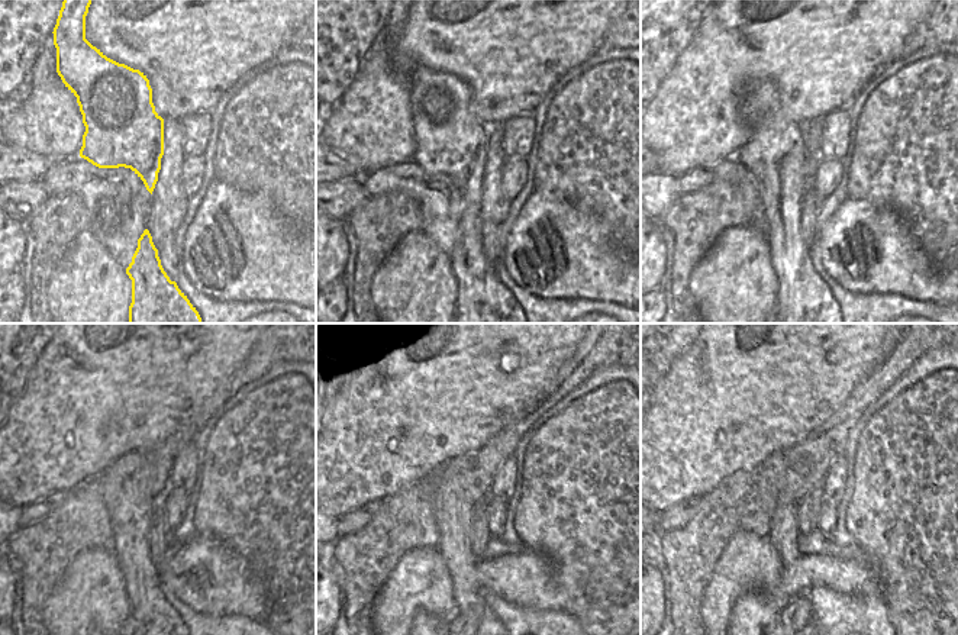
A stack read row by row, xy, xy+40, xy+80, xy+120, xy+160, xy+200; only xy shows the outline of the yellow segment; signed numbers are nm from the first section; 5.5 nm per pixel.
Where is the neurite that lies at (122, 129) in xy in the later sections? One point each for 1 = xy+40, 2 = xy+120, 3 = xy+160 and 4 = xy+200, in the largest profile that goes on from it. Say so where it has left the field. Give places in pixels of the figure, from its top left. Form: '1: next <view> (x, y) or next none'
1: next xy+40 (450, 139)
2: next xy+120 (125, 486)
3: next xy+160 (454, 515)
4: next xy+200 (784, 532)

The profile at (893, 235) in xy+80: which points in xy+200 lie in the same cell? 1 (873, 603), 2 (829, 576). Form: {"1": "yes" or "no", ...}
{"1": "no", "2": "yes"}

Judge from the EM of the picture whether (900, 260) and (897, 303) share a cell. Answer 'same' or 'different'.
different

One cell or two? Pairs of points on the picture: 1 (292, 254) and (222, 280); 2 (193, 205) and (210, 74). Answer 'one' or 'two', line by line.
1: one
2: two

